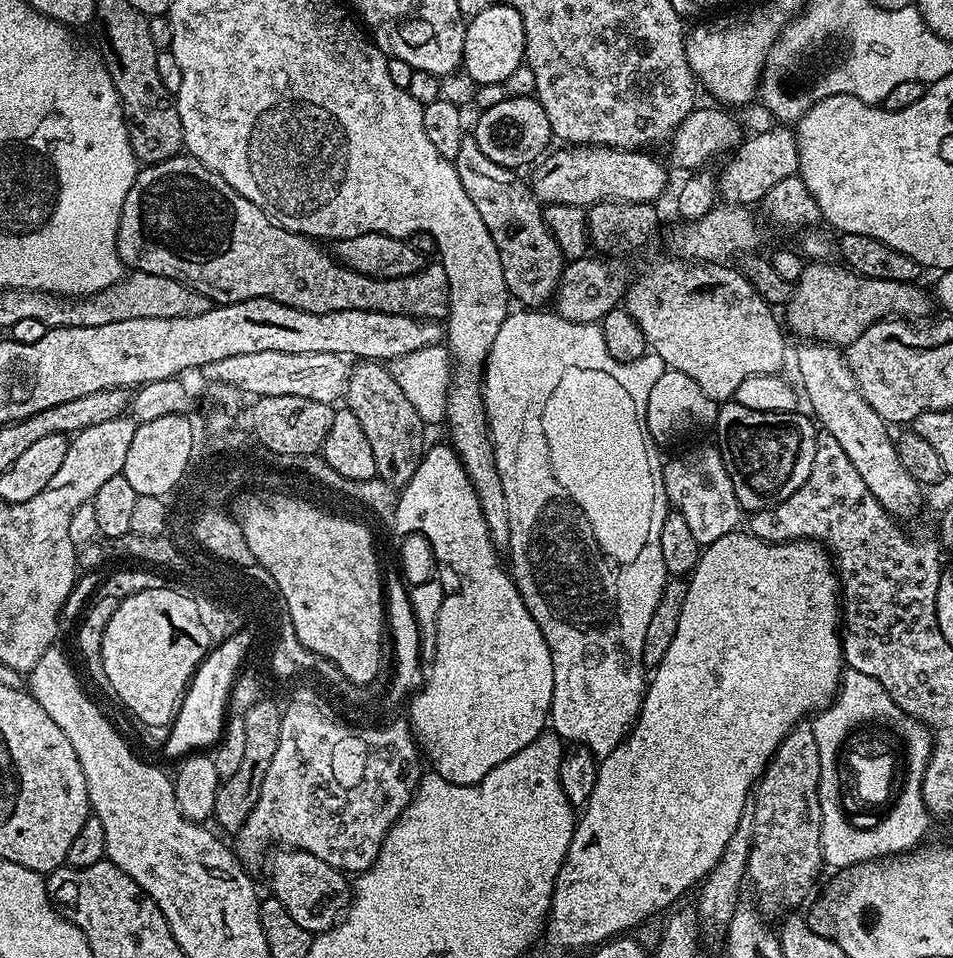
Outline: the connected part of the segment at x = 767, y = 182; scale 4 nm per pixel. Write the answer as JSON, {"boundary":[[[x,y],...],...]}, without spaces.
{"boundary":[[[774,126],[766,133],[749,135],[740,147],[731,153],[728,165],[718,172],[718,192],[727,203],[756,206],[782,178],[797,175],[800,170],[796,134],[791,127]]]}

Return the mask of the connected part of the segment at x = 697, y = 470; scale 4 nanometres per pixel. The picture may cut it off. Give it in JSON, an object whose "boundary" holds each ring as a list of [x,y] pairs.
{"boundary":[[[709,444],[692,448],[685,456],[670,461],[664,472],[662,468],[663,495],[667,503],[686,518],[690,531],[701,546],[718,542],[718,538],[737,531],[742,524],[742,509],[734,494],[734,482],[730,482],[719,447]]]}

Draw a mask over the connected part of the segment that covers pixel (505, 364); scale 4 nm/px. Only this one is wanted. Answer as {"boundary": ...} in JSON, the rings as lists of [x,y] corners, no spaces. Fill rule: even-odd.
{"boundary":[[[550,310],[520,311],[524,312],[509,311],[506,322],[502,322],[502,330],[498,330],[498,338],[494,338],[494,346],[490,348],[488,362],[484,365],[482,381],[488,429],[492,431],[498,474],[502,478],[502,490],[506,490],[506,506],[510,510],[510,575],[516,581],[516,589],[522,594],[534,622],[538,622],[546,638],[546,646],[552,651],[554,694],[550,713],[551,731],[561,740],[588,747],[597,758],[603,758],[624,741],[640,714],[646,687],[642,642],[646,642],[646,626],[670,579],[668,568],[662,562],[662,546],[658,542],[662,526],[656,516],[656,512],[665,511],[666,504],[658,491],[657,469],[656,472],[652,469],[652,460],[648,457],[650,437],[646,426],[646,402],[650,402],[650,390],[666,369],[662,358],[658,358],[658,354],[651,350],[634,362],[618,362],[618,358],[606,350],[599,323],[570,322]]]}

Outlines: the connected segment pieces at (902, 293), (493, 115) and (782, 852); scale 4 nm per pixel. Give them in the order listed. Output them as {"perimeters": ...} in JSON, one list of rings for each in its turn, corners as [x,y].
{"perimeters":[[[[828,262],[805,263],[800,279],[792,289],[792,296],[783,309],[787,331],[791,335],[793,332],[796,336],[804,336],[800,338],[805,341],[847,346],[880,320],[903,318],[916,322],[927,317],[927,312],[934,308],[933,297],[929,293],[927,296],[919,288],[919,283],[866,278],[839,263],[824,263]]],[[[535,95],[512,96],[496,106],[481,111],[476,120],[474,135],[482,154],[490,158],[490,162],[498,162],[498,166],[521,170],[529,164],[535,165],[549,151],[554,137],[550,118],[546,118],[546,110],[542,110],[542,102]]],[[[801,722],[786,734],[786,738],[772,755],[764,775],[755,789],[756,797],[752,848],[749,851],[747,879],[760,891],[761,905],[781,904],[785,910],[796,910],[808,896],[824,864],[824,851],[820,845],[820,755],[811,723]]]]}

